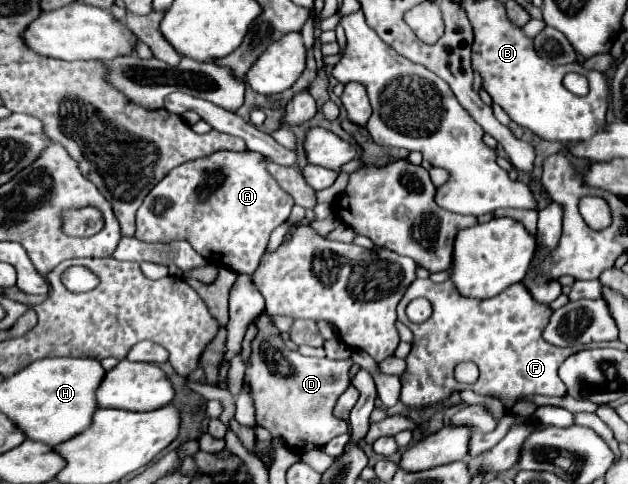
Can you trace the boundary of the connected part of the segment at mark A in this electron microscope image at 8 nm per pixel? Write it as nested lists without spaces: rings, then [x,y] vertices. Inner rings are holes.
[[[214,152],[214,154],[210,154],[210,156],[198,158],[198,160],[194,160],[194,162],[186,162],[186,164],[182,164],[182,166],[170,170],[170,172],[164,176],[164,180],[160,180],[160,182],[150,190],[150,194],[144,198],[144,204],[138,208],[138,214],[136,214],[136,238],[142,240],[142,242],[188,240],[188,242],[192,244],[192,248],[194,248],[202,258],[210,260],[210,264],[214,264],[214,266],[224,264],[226,268],[230,268],[230,270],[234,270],[234,272],[238,272],[238,274],[254,274],[254,270],[256,270],[258,264],[260,264],[260,258],[262,258],[264,252],[266,252],[266,246],[268,246],[268,240],[270,240],[272,230],[274,230],[276,226],[280,226],[280,224],[288,218],[292,206],[294,206],[294,200],[292,200],[290,196],[286,196],[286,192],[282,192],[282,190],[278,188],[278,184],[274,182],[274,178],[266,172],[262,154],[256,154],[256,152],[234,152],[234,154],[232,154],[232,152]]]

